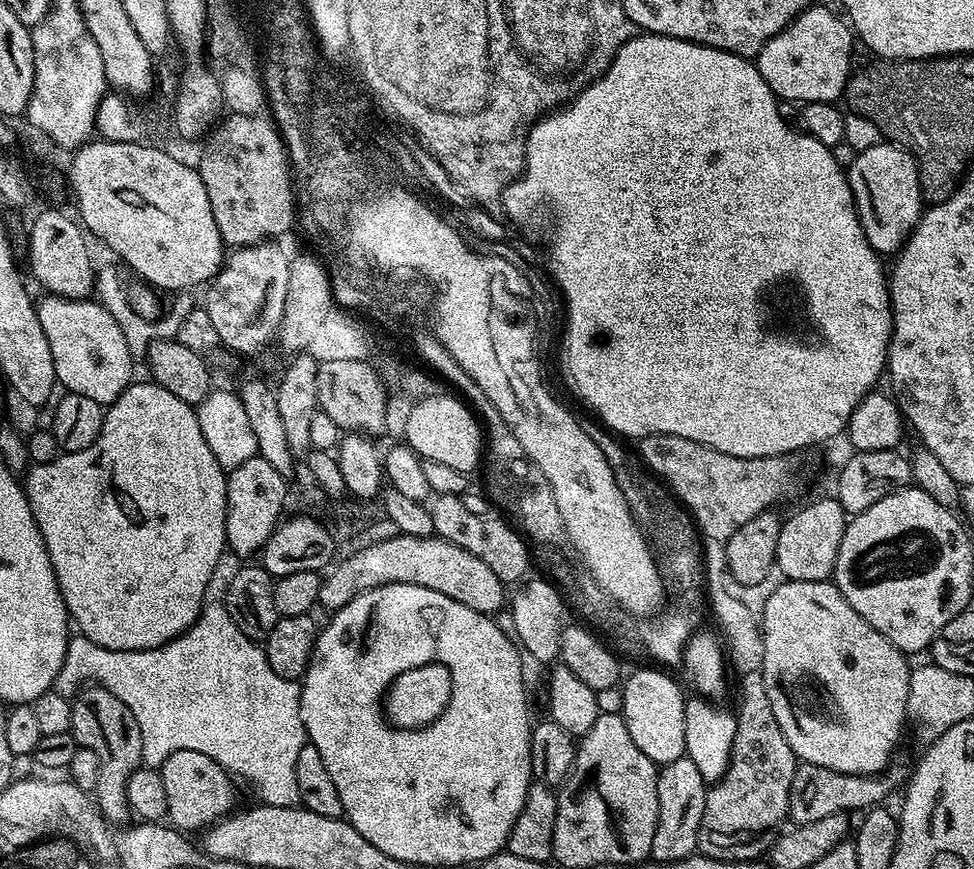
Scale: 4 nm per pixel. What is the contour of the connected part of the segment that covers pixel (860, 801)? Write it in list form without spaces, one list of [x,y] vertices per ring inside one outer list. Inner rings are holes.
[[[801,763],[794,770],[794,782],[790,782],[790,800],[788,802],[787,819],[793,825],[818,822],[818,818],[826,818],[835,812],[859,813],[883,805],[884,799],[903,785],[906,772],[895,766],[889,766],[874,776],[851,776],[830,770],[826,766],[814,766]],[[849,808],[849,809],[848,809]],[[860,808],[860,809],[859,809]],[[852,811],[852,812],[851,812]]]

